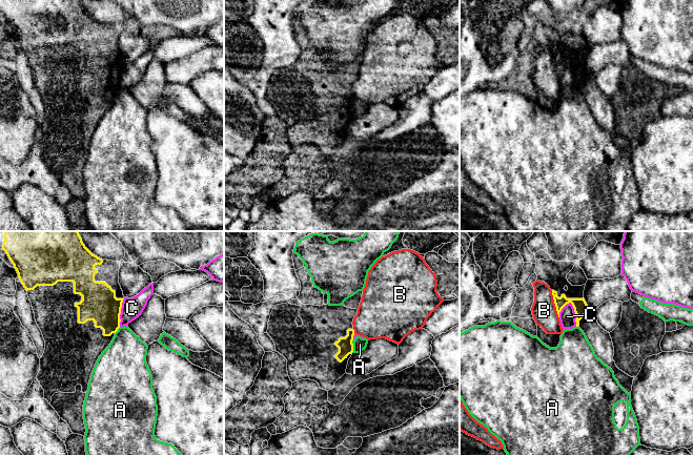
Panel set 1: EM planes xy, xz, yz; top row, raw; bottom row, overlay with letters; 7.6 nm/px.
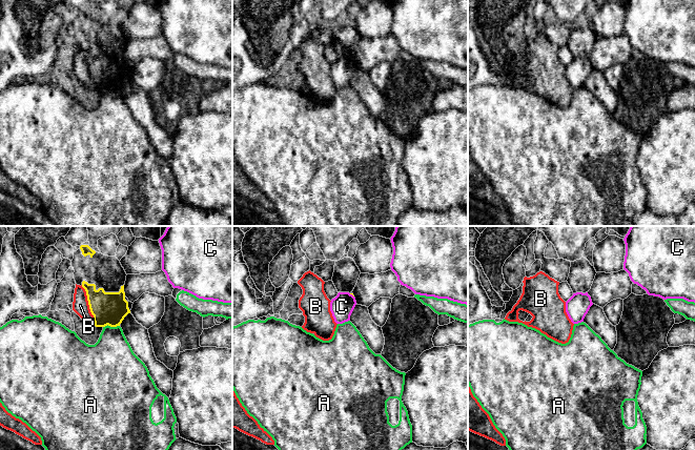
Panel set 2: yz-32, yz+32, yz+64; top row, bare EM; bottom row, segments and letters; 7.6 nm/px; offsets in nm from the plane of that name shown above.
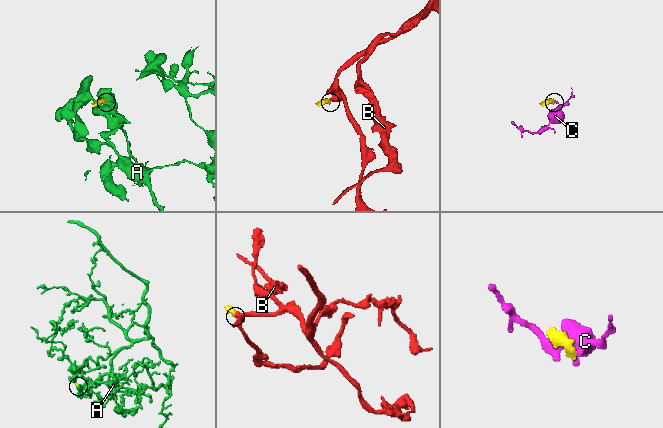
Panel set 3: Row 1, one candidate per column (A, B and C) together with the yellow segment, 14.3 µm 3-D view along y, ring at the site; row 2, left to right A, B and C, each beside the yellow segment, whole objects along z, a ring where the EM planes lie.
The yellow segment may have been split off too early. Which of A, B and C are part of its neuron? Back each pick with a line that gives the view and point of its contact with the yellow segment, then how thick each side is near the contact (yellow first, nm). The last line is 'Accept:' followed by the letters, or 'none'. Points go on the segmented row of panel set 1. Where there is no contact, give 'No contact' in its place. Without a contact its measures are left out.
Accept: none

